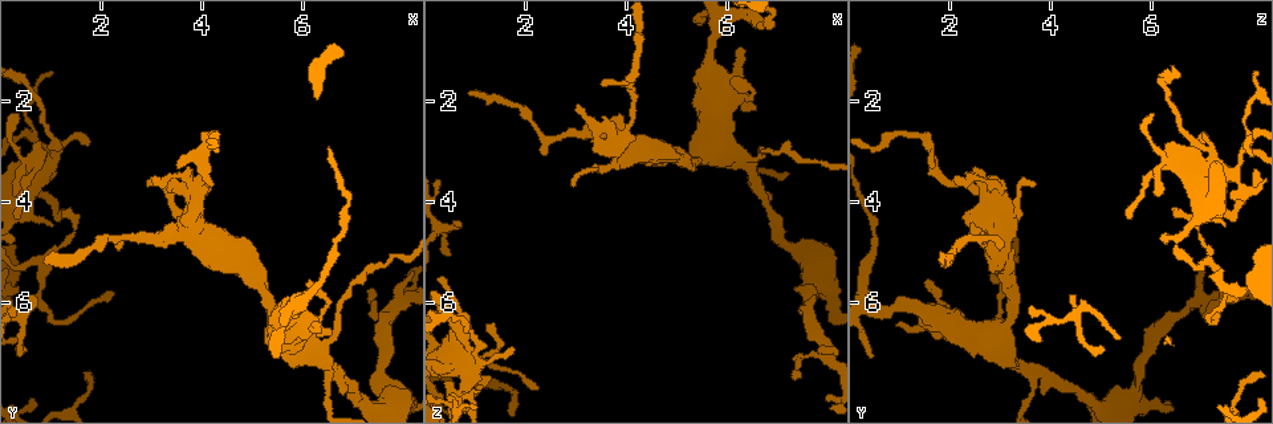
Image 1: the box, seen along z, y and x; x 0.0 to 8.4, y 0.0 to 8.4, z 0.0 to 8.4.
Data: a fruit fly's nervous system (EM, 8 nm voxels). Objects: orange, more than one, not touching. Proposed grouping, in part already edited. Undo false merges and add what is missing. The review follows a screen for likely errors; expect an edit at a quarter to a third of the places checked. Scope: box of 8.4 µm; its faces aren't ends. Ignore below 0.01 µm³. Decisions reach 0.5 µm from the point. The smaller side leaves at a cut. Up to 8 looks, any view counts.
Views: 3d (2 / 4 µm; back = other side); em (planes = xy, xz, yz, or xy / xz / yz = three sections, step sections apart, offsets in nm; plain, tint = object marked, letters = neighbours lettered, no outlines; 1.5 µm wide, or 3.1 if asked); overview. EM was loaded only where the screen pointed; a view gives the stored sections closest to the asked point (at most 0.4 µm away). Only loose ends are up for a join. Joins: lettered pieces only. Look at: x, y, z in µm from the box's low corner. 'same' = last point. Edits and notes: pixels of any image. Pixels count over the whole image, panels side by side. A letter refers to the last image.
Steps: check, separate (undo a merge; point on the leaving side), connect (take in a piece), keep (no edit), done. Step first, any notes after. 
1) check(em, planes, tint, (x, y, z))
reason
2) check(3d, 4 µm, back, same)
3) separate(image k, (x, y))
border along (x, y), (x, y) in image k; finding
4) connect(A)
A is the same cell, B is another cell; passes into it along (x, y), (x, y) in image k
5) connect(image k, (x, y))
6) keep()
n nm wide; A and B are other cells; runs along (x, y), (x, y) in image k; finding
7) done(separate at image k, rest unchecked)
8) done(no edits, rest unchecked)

check(3d, 4 µm, (0.95, 5.20, 1.95))
long arm stops here

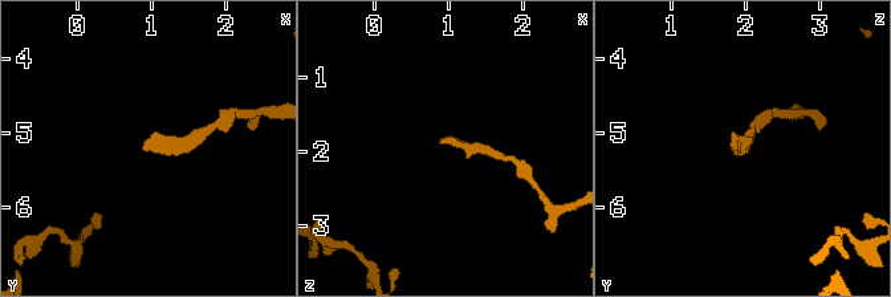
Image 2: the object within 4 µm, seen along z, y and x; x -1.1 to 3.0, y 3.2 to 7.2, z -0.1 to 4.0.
check(em, planes, tint, (0.85, 5.20, 1.90))
now the EM

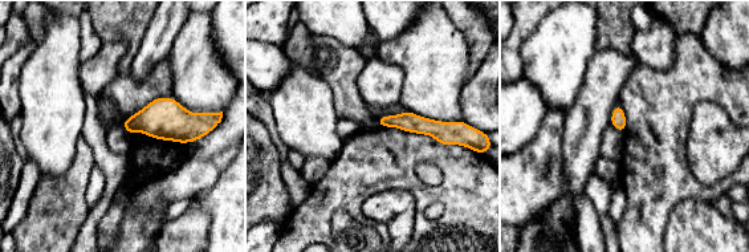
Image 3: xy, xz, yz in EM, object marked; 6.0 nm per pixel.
check(em, planes, letters, same)
see the neighbours

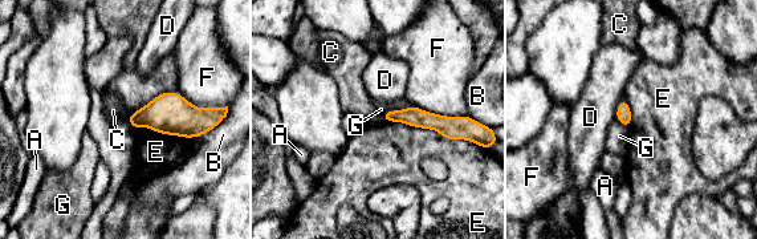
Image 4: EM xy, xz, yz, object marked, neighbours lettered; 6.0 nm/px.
keep()
A, B, C, D, E, F and G are other cells; runs along (386, 116), (414, 116), (458, 129) in image 4; no lettered piece goes on from it

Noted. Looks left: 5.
check(3d, 4 µm, (0.60, 5.85, 4.40))
branch stops here

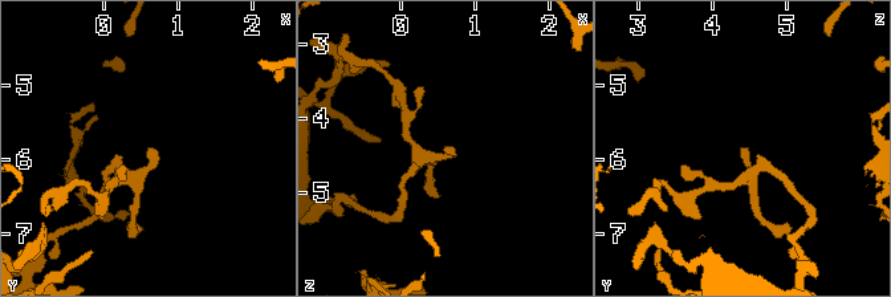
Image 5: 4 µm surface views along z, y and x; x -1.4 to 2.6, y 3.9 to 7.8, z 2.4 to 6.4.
check(em, planes, plain, (0.55, 5.80, 4.40))
3 arms

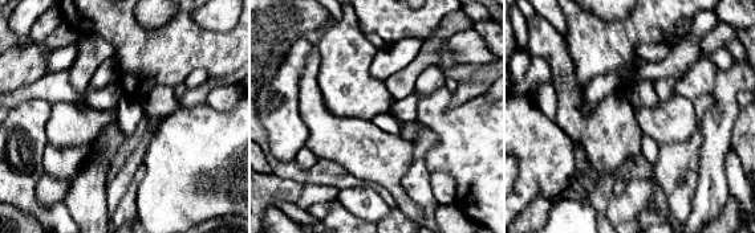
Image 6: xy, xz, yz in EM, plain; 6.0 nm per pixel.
check(em, planes, letters, same)
what lies round it

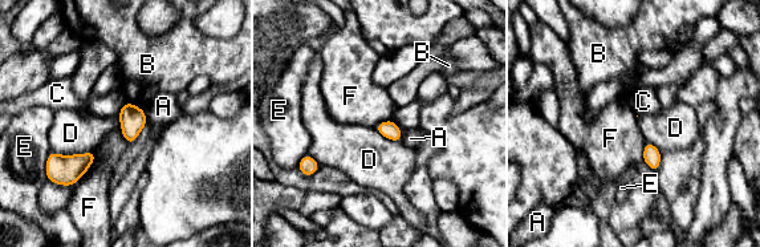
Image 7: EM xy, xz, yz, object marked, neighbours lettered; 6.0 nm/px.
keep()
D touches over 260 nm; A, B, C, D, E and F are other cells; border along (126, 101), (117, 114) in image 7; none of them fits

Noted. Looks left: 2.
check(em, xy, step 4, tint, (3.00, 3.55, 2.10))

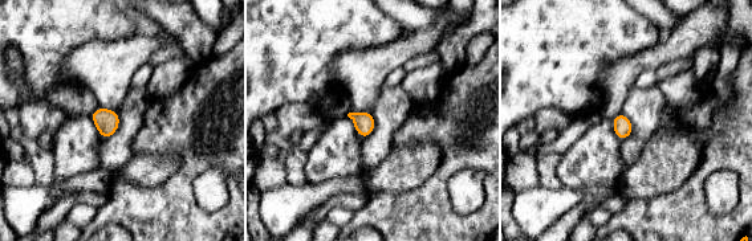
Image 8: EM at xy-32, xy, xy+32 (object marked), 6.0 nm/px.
check(em, yz, step 4, letters, same)

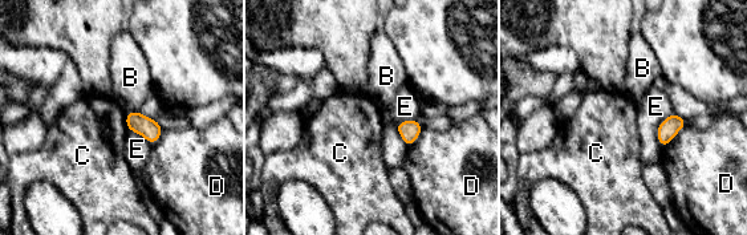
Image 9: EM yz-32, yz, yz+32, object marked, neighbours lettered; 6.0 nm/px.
keep()
B, C, D and E are other cells; border along (686, 124), (662, 149) in image 9; no lettered piece goes on from it

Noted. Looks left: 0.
done(no edits, rest unchecked)

